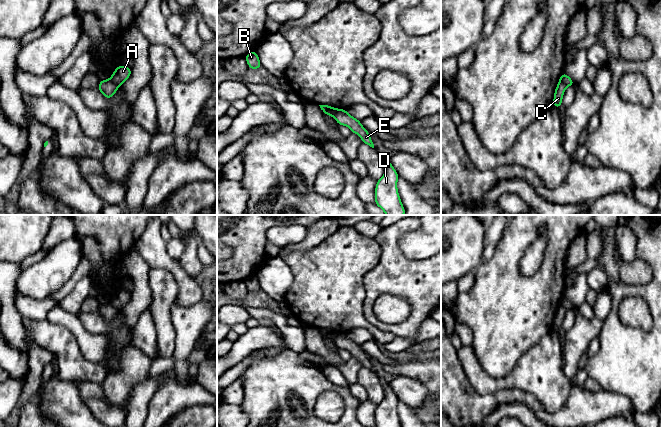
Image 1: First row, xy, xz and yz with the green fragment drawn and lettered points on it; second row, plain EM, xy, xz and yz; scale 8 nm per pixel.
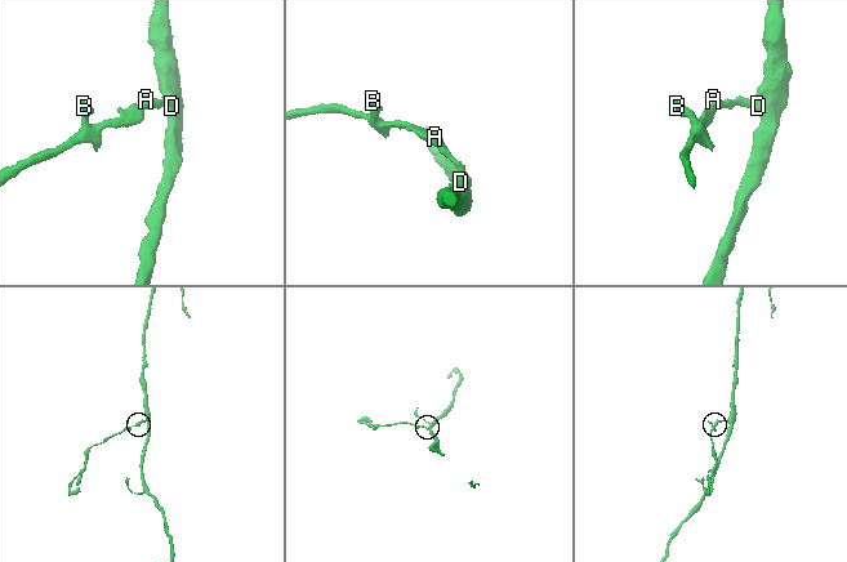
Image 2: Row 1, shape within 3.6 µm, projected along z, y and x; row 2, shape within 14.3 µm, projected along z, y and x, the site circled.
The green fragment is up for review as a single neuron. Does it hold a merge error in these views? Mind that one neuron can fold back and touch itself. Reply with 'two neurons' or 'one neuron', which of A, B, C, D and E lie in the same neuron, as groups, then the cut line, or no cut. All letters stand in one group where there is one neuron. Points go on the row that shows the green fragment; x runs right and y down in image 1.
two neurons | A D E / B C | xy (109, 79), (118, 86)

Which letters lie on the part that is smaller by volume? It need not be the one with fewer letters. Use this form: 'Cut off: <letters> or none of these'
Cut off: B, C

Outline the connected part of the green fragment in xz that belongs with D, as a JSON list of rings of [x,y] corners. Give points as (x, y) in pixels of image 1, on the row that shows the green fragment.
[[[379,153],[385,165],[384,175],[377,181],[375,187],[375,204],[386,215],[404,215],[405,208],[398,193],[397,181],[399,176],[390,163],[390,159]]]

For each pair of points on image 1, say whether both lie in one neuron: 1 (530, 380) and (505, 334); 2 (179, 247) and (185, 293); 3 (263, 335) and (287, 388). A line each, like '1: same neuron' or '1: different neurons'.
1: different neurons
2: different neurons
3: different neurons

